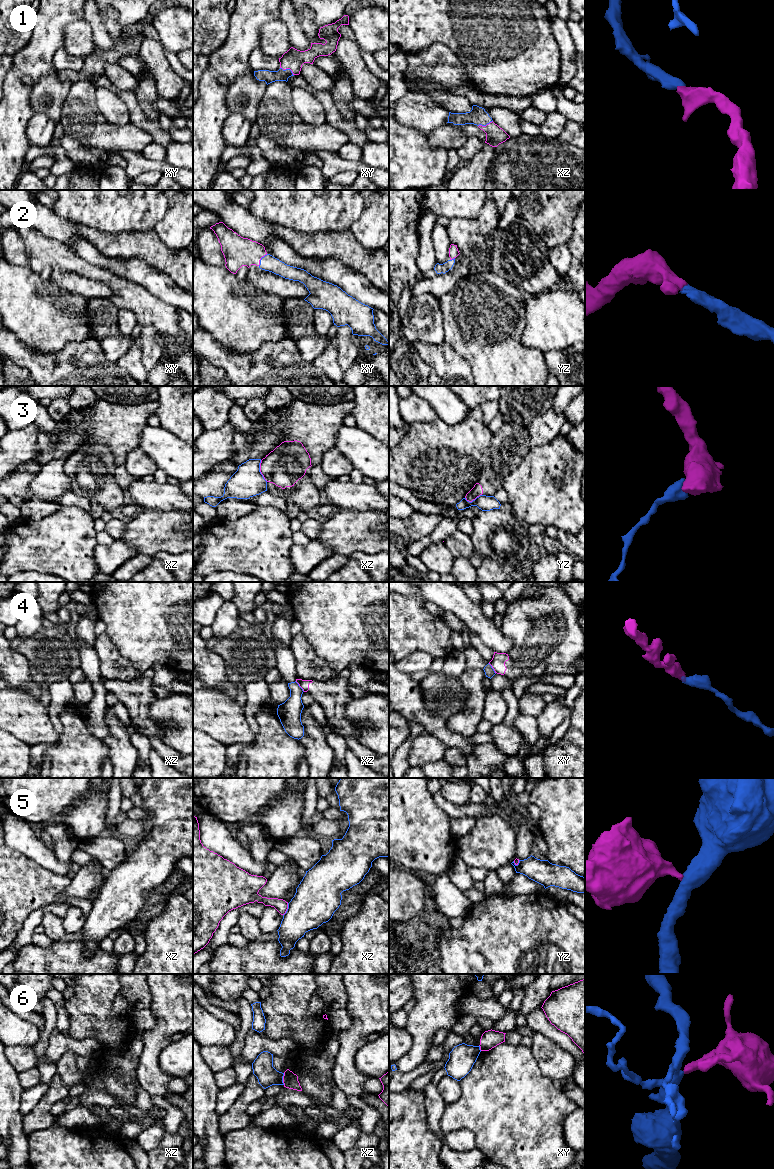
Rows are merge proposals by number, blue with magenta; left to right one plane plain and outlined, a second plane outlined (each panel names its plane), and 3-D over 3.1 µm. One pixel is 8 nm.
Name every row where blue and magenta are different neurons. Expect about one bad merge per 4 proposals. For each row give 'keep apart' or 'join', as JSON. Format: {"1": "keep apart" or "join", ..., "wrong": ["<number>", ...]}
{"1": "join", "2": "join", "3": "keep apart", "4": "keep apart", "5": "keep apart", "6": "keep apart", "wrong": ["3", "4", "5", "6"]}

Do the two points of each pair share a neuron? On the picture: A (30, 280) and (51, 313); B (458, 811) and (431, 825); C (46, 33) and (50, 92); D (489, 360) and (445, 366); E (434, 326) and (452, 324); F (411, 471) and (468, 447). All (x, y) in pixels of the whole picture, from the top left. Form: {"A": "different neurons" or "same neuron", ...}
{"A": "same neuron", "B": "different neurons", "C": "different neurons", "D": "different neurons", "E": "different neurons", "F": "same neuron"}

